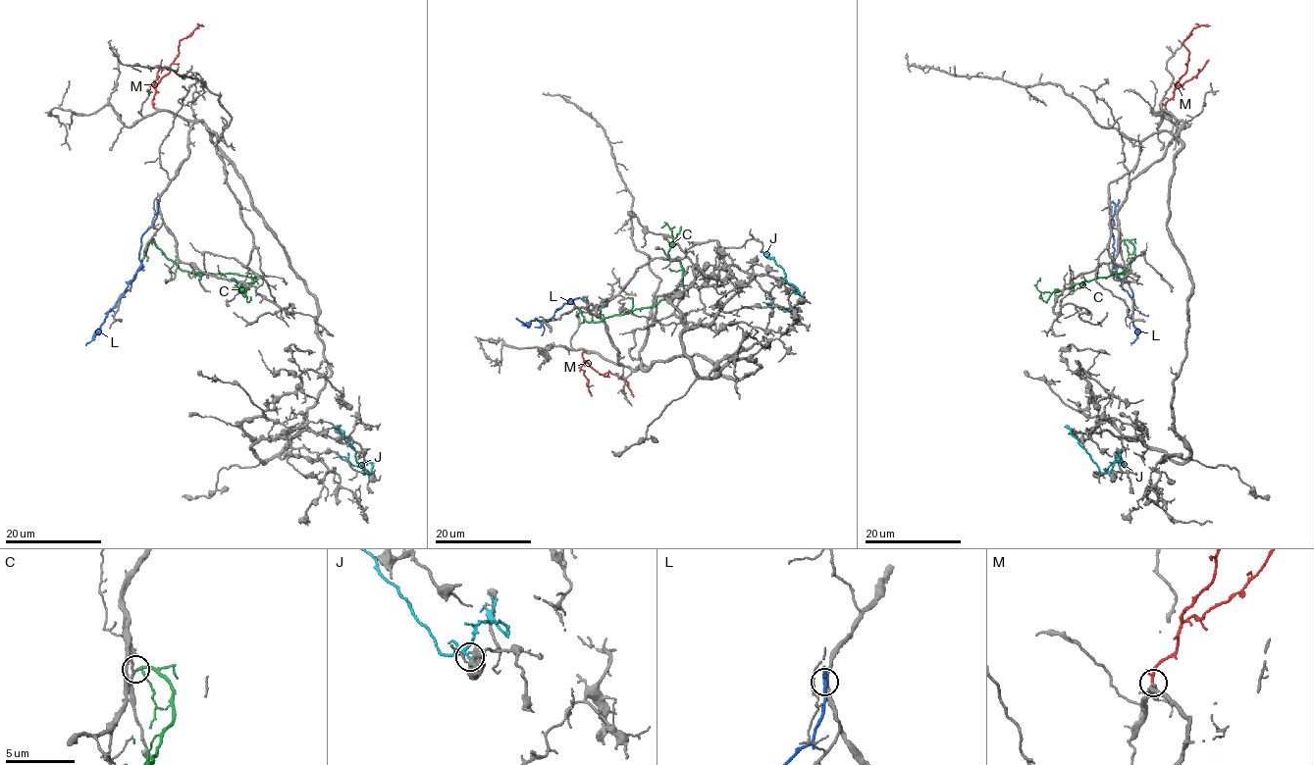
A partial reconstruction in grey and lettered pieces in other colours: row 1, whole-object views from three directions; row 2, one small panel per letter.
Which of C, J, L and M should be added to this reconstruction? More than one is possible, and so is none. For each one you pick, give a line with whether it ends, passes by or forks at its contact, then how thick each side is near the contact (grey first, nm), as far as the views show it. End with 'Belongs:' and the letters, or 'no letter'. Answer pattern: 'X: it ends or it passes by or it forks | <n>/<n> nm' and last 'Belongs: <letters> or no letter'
M: it passes by | 360/140 nm
Belongs: M

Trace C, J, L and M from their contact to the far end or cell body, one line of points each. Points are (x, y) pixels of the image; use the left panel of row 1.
C: (148, 240), (151, 239), (183, 270), (254, 277), (249, 285), (238, 289), (243, 292), (231, 279)
J: (374, 474), (366, 472), (355, 460), (354, 447), (338, 428), (332, 427)
L: (157, 204), (156, 220), (141, 237), (140, 269), (109, 312), (96, 334), (85, 344)
M: (155, 108), (152, 98), (156, 84), (169, 72), (169, 65), (179, 52), (179, 42), (203, 25)

